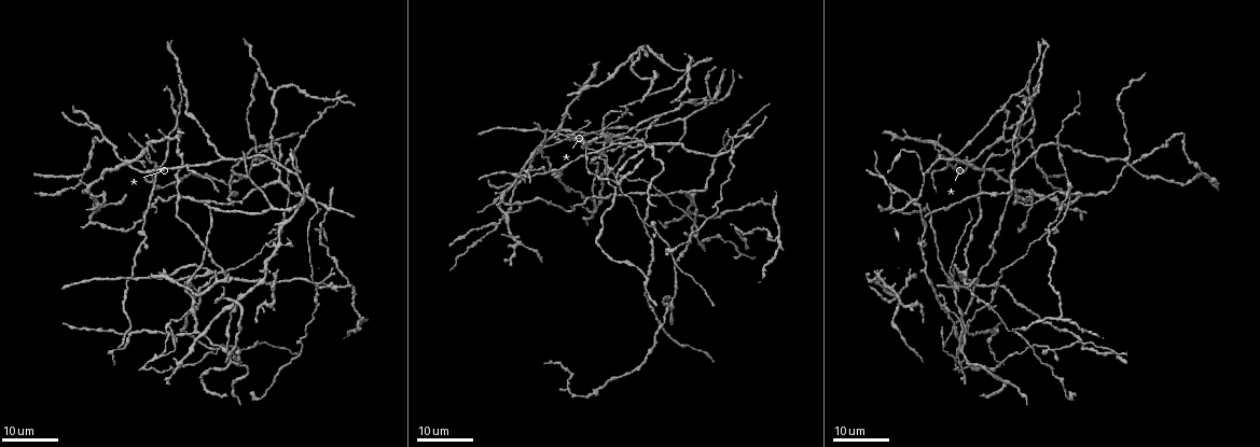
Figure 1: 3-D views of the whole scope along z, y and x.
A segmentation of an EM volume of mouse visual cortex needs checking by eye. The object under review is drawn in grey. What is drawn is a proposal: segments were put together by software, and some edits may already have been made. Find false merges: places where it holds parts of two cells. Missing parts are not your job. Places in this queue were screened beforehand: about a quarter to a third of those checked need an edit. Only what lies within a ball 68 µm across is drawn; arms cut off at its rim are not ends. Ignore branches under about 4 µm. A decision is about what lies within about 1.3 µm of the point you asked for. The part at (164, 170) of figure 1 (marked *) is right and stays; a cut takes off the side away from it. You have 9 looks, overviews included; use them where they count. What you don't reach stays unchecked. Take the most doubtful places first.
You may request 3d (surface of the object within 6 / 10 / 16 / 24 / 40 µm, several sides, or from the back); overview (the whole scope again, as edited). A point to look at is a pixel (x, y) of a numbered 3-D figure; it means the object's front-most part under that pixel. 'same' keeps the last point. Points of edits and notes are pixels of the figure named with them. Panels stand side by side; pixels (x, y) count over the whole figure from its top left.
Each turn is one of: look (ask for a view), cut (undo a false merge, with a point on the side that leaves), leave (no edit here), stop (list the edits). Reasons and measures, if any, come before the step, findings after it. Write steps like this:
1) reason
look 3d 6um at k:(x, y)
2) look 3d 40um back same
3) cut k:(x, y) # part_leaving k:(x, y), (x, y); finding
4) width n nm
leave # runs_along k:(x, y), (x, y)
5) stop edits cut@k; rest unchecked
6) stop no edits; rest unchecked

two arms in line, one across
look 3d 16um at 1:(1029, 83)

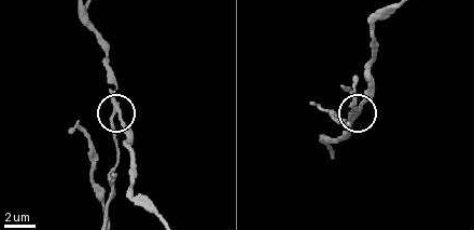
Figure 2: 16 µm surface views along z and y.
look 3d 10um at 2:(115, 112)

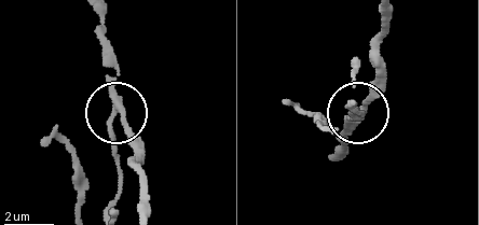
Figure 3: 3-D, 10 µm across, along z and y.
cut 3:(115, 145) # a second cell is stuck on

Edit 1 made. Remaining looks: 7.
look overview

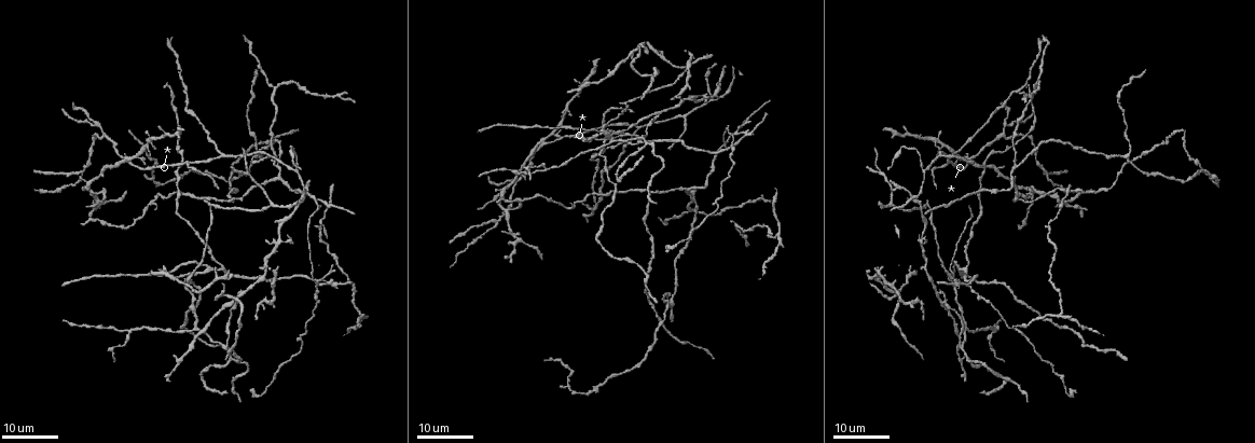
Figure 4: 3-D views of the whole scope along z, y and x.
two arms in line, one across
look 3d 16um at 4:(235, 197)

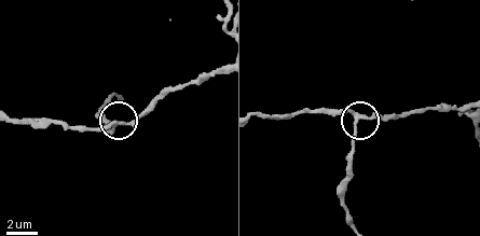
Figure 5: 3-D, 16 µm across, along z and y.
look 3d 10um at 5:(355, 117)

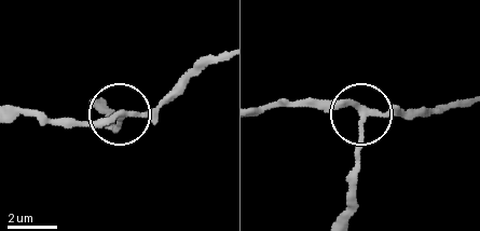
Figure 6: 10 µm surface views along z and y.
width 210 nm
leave # runs_along 6:(463, 105), (370, 117), (345, 105), (285, 105); continuous, no second cell

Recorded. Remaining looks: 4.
a fork
look 3d 16um at 4:(208, 271)

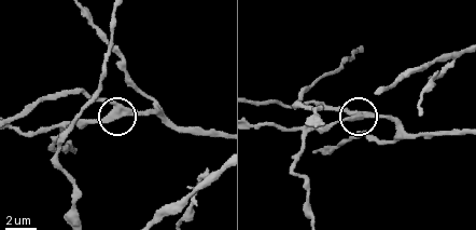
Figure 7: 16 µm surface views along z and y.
closer look
look 3d 6um at 7:(362, 115)

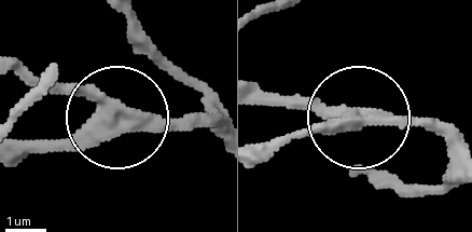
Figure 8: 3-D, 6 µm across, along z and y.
arms 3
leave # runs_along 8:(17, 78), (69, 81), (114, 109), (59, 139), (17, 142); one cell here

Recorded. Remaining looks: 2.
branch point
look 3d 16um at 4:(544, 171)

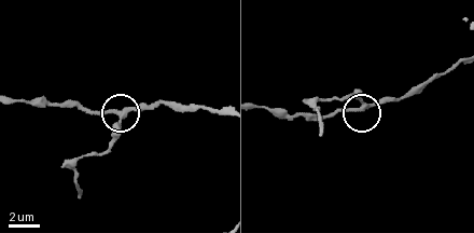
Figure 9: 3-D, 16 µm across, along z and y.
look 3d 6um at 9:(122, 117)

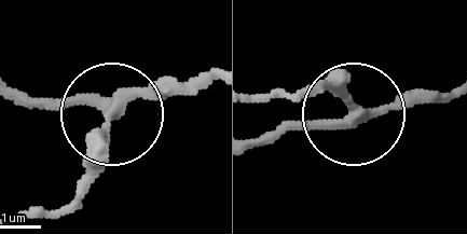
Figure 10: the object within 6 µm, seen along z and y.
arms 3
leave # runs_along 10:(208, 82), (167, 85), (126, 107), (85, 195); one cell here

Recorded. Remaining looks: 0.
stop edits cut@3; rest unchecked

